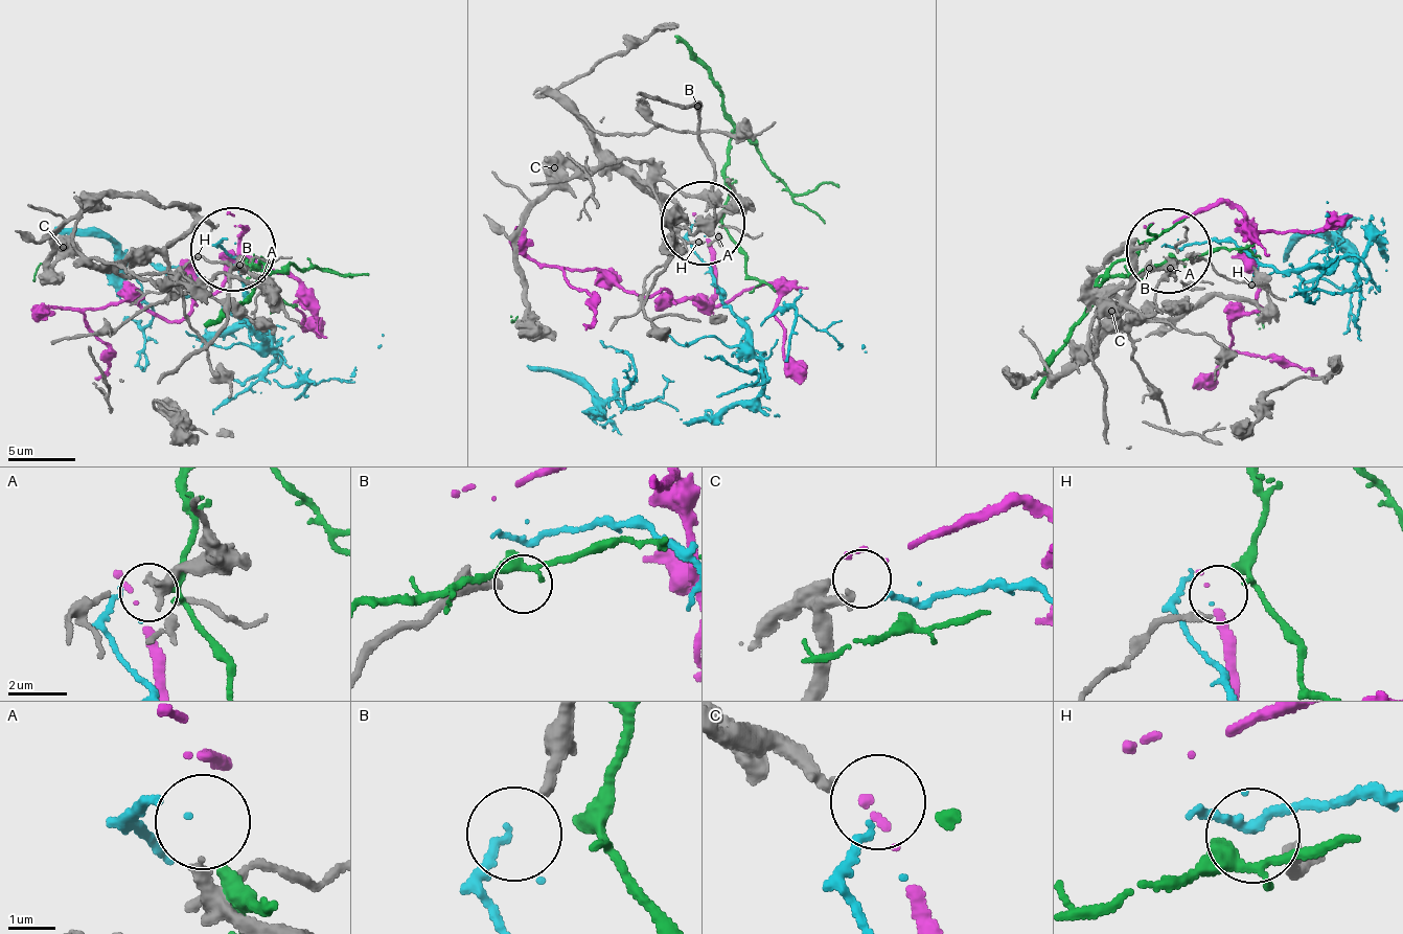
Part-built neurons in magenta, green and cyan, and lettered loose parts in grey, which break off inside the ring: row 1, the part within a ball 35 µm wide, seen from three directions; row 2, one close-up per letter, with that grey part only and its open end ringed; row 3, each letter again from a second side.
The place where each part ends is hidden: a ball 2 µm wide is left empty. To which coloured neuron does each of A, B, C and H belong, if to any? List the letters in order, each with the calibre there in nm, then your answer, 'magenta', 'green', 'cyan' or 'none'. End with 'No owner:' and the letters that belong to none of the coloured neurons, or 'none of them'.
A: 160 nm | none
B: 240 nm | none
C: 280 nm | magenta
H: 280 nm | green
No owner: A, B

